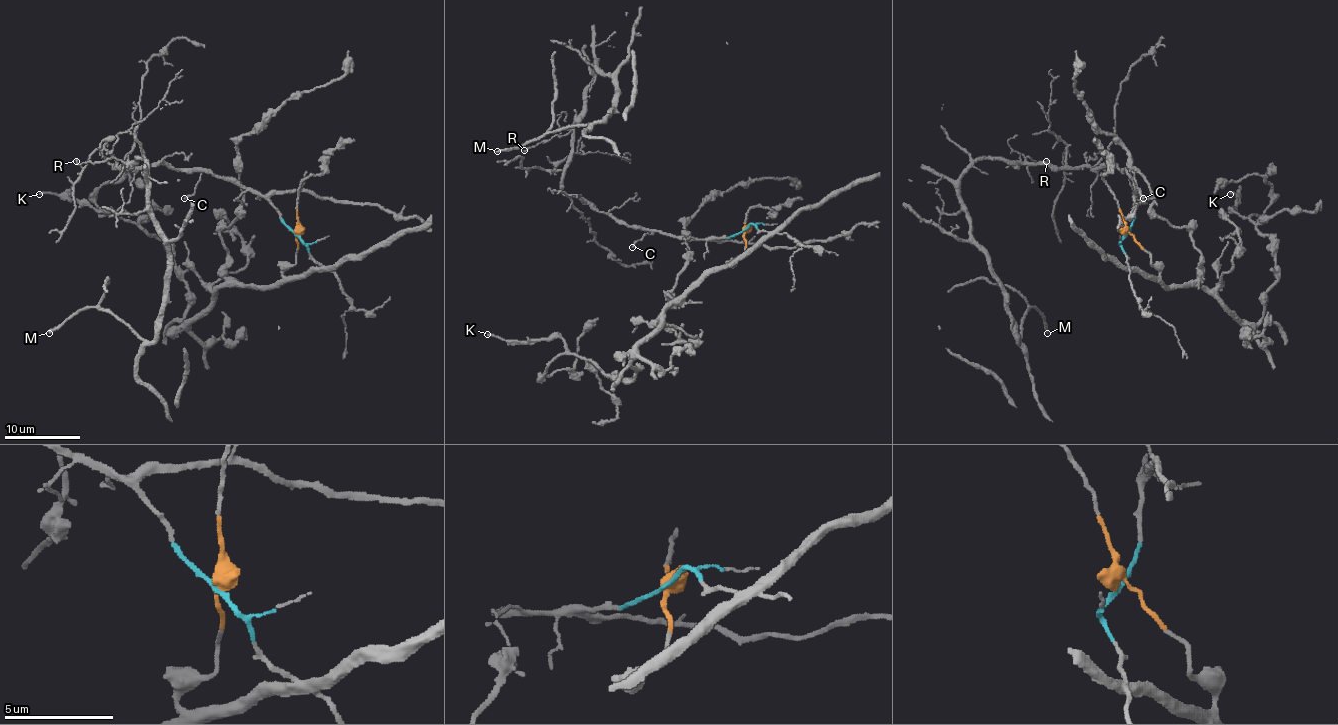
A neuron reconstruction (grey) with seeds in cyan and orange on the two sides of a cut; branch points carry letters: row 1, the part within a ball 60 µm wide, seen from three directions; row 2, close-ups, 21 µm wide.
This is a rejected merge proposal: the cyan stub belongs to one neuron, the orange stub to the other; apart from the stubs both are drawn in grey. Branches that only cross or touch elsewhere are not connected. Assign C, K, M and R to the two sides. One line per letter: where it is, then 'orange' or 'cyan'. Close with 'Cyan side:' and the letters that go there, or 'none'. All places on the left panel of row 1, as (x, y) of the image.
C: at (184, 198); cyan
K: at (39, 194); orange
M: at (49, 333); cyan
R: at (76, 161); cyan
Cyan side: C, M, R

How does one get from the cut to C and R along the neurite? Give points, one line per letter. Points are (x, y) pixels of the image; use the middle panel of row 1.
C: (746, 229), (732, 237), (713, 238), (683, 238), (653, 231), (632, 246)
R: (746, 229), (732, 237), (713, 238), (683, 238), (633, 229), (563, 191), (571, 153), (569, 130), (523, 151)

